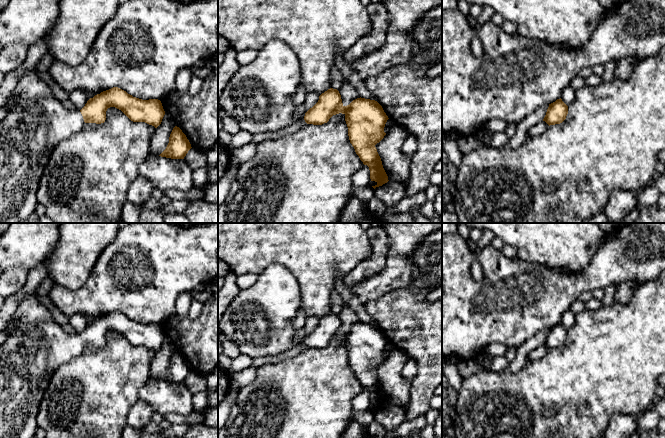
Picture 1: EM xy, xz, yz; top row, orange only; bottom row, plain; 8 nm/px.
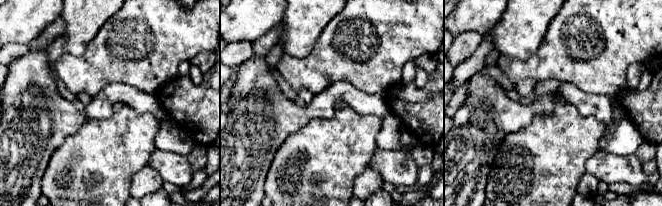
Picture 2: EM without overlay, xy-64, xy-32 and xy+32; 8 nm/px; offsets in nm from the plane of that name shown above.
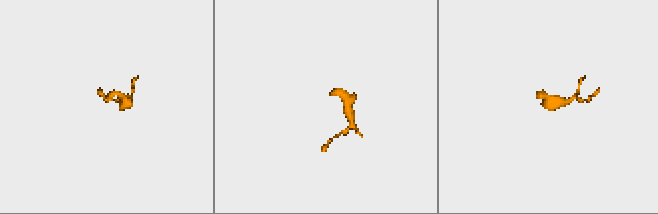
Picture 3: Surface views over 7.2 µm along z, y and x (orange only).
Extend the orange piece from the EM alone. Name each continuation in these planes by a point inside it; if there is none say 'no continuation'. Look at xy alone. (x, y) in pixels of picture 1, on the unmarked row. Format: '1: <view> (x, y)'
1: xy (37, 345)

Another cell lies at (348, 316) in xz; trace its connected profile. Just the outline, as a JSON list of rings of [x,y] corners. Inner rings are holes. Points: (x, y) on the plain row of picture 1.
[[[343,302],[342,310],[338,315],[341,319],[343,330],[347,330],[353,324],[360,322],[356,312],[351,309],[345,302]]]

